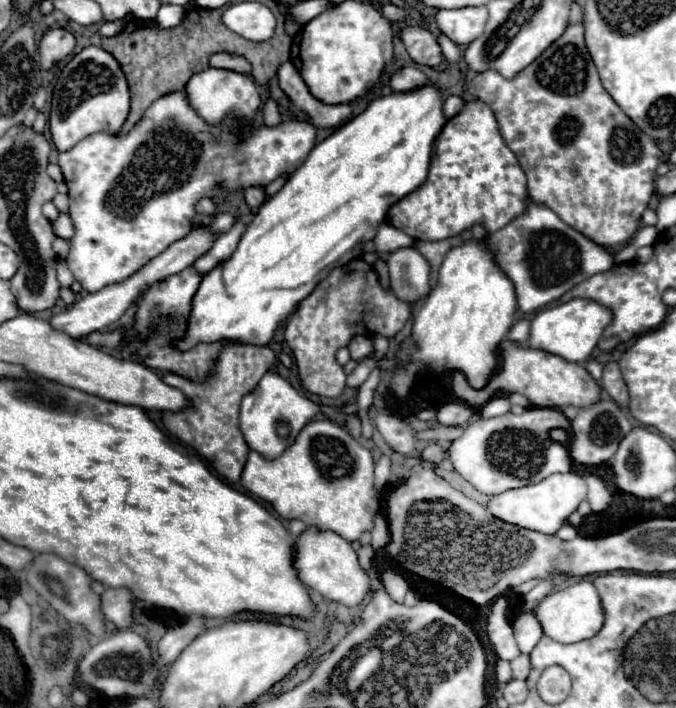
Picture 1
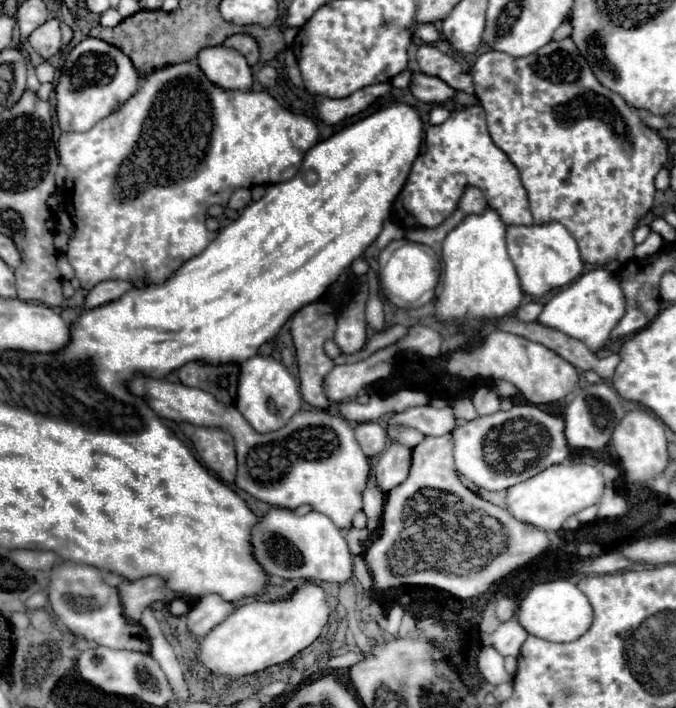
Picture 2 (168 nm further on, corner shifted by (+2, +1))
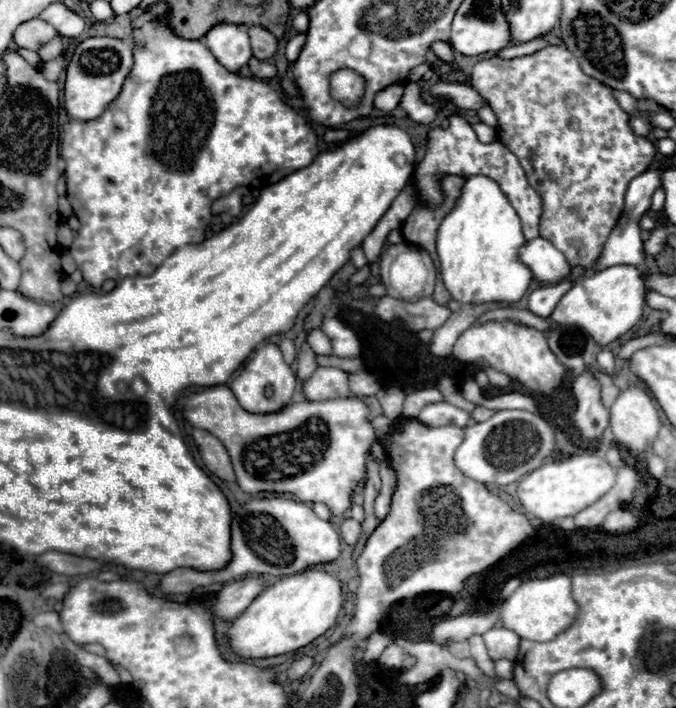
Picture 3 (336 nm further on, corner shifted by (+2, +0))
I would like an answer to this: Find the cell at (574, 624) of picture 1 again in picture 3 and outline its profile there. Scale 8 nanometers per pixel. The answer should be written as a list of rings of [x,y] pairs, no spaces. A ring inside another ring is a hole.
[[[554,575],[548,579],[524,581],[508,599],[500,601],[500,621],[504,627],[530,641],[552,641],[564,633],[578,619],[578,603],[572,597],[572,581],[568,575]]]

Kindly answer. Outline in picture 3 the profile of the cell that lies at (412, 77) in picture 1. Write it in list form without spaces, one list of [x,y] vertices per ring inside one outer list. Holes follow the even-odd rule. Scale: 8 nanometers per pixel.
[[[436,81],[430,87],[430,95],[450,101],[460,109],[480,109],[480,103],[486,103],[470,85],[460,83],[448,83],[448,81]]]

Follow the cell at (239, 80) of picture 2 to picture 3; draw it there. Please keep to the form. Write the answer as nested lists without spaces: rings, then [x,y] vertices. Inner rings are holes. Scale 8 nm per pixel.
[[[220,23],[212,27],[206,35],[204,45],[210,49],[216,61],[232,73],[240,71],[240,67],[244,67],[252,57],[248,35],[244,35],[242,25]]]

